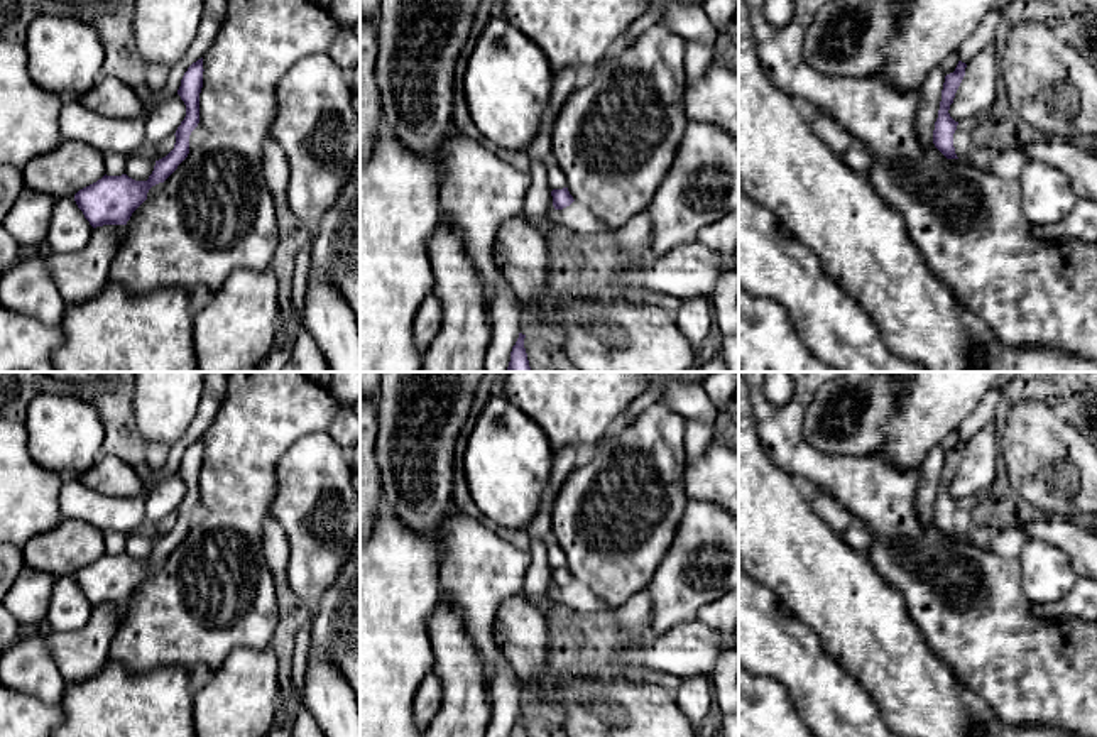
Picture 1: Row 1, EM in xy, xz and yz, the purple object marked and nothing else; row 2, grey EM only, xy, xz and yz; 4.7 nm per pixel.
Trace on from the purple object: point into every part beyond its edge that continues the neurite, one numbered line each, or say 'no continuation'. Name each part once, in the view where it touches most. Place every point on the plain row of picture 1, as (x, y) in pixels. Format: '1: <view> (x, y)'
no continuation

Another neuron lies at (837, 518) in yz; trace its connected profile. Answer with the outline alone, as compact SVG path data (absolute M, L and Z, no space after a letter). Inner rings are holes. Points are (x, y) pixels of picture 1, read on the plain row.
M805 485L806 499L815 514L818 514L838 536L849 527L862 526L855 516L835 504L825 492Z

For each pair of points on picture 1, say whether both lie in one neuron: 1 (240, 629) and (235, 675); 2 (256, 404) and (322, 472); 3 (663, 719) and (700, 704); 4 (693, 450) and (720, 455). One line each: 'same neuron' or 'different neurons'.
1: different neurons
2: different neurons
3: different neurons
4: different neurons

